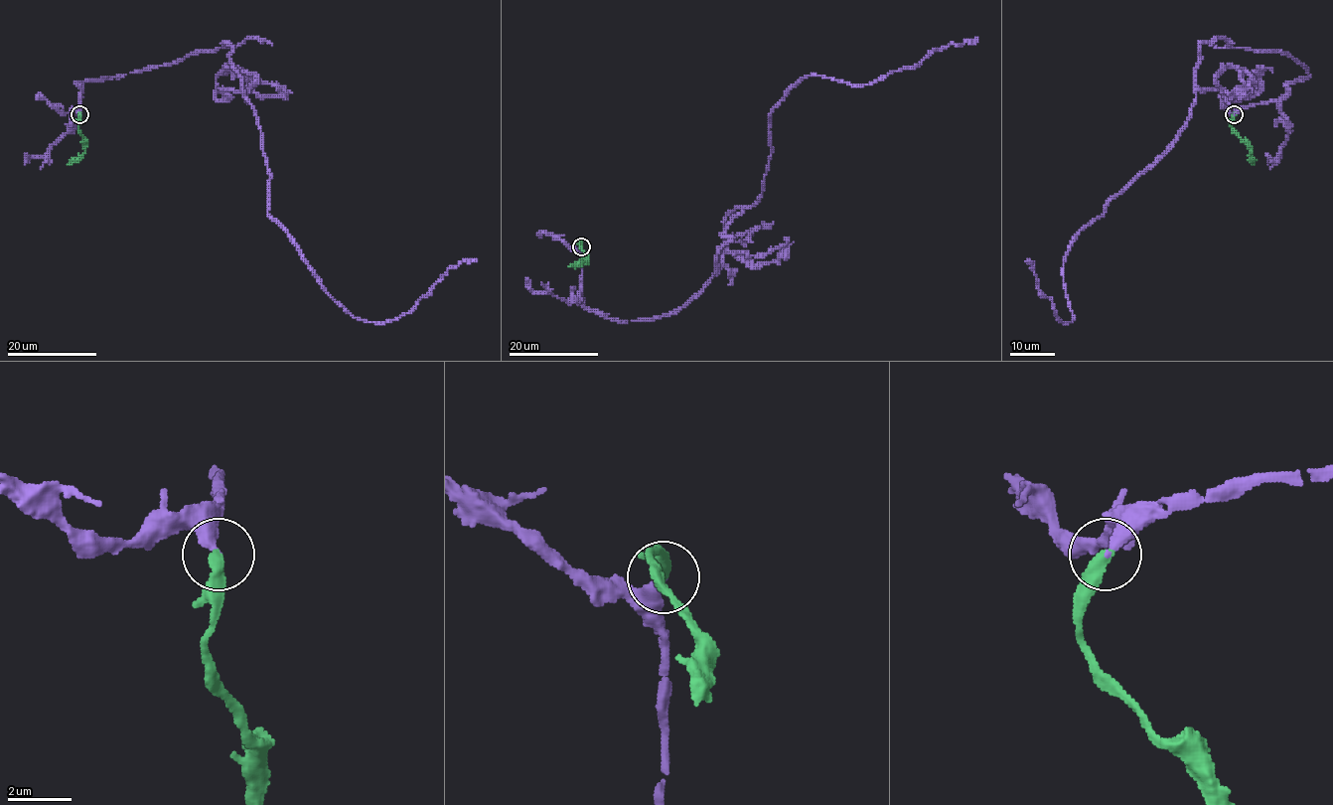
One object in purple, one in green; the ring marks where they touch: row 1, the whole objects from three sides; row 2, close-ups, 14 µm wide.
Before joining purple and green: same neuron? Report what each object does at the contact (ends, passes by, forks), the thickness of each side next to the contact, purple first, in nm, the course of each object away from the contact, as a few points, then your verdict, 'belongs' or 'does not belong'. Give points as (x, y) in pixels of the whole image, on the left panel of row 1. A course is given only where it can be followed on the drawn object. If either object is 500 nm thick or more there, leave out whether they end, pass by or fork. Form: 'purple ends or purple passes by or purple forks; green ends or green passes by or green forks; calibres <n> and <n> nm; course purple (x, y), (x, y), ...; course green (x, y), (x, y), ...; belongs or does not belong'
purple ends; green ends; calibres 360 and 400 nm; course purple (80, 114), (76, 81), (222, 43), (261, 133), (268, 214), (352, 316), (399, 318), (449, 268), (477, 261); course green (80, 114), (77, 130), (84, 141), (84, 152), (68, 164); belongs

